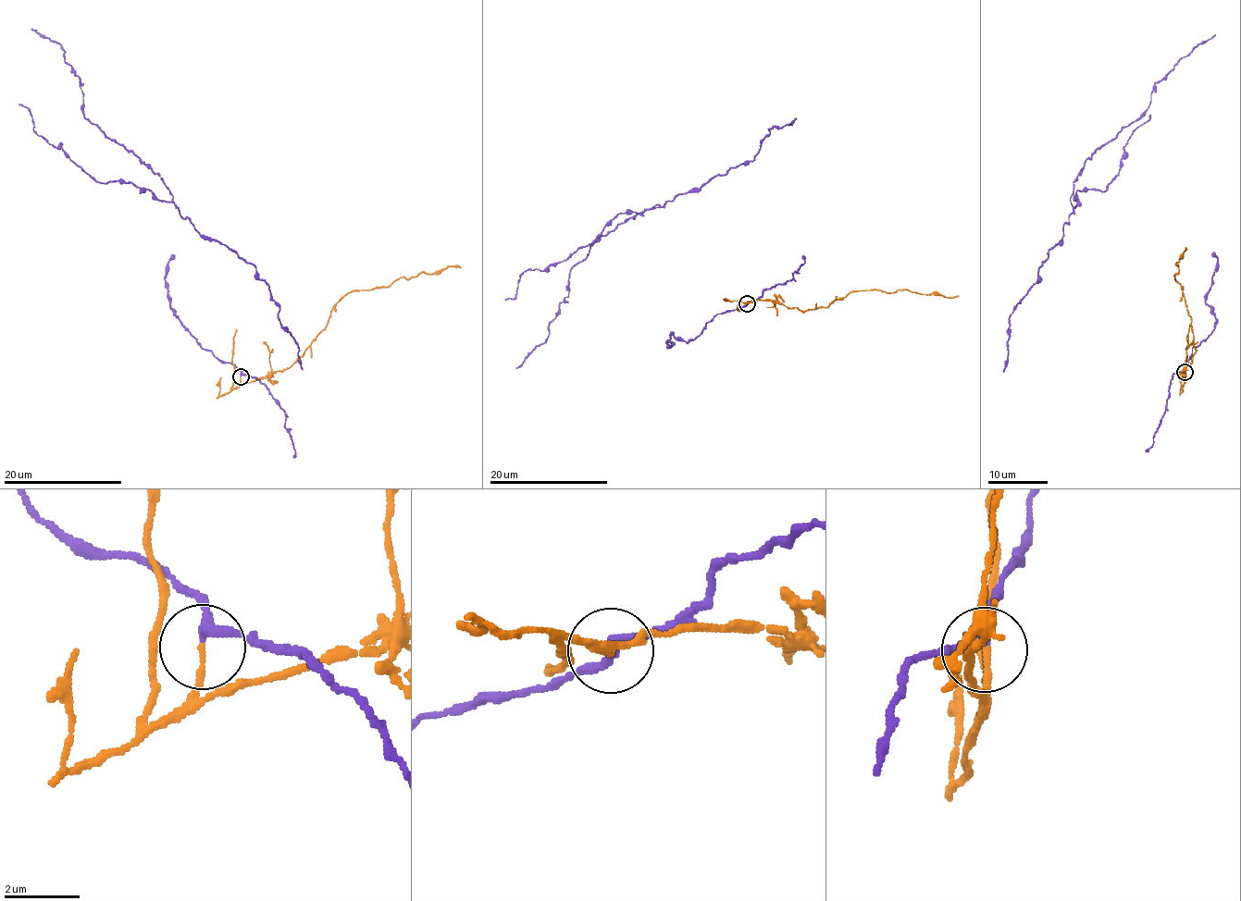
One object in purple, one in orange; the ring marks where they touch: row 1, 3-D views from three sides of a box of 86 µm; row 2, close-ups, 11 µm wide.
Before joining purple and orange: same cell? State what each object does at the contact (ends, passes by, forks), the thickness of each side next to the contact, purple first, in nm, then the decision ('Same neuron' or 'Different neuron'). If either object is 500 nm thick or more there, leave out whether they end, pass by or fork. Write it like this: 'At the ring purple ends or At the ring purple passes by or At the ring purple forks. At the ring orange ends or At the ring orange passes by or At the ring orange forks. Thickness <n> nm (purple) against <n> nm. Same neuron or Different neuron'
At the ring purple passes by. At the ring orange ends. Thickness 240 nm (purple) against 170 nm. Different neuron

